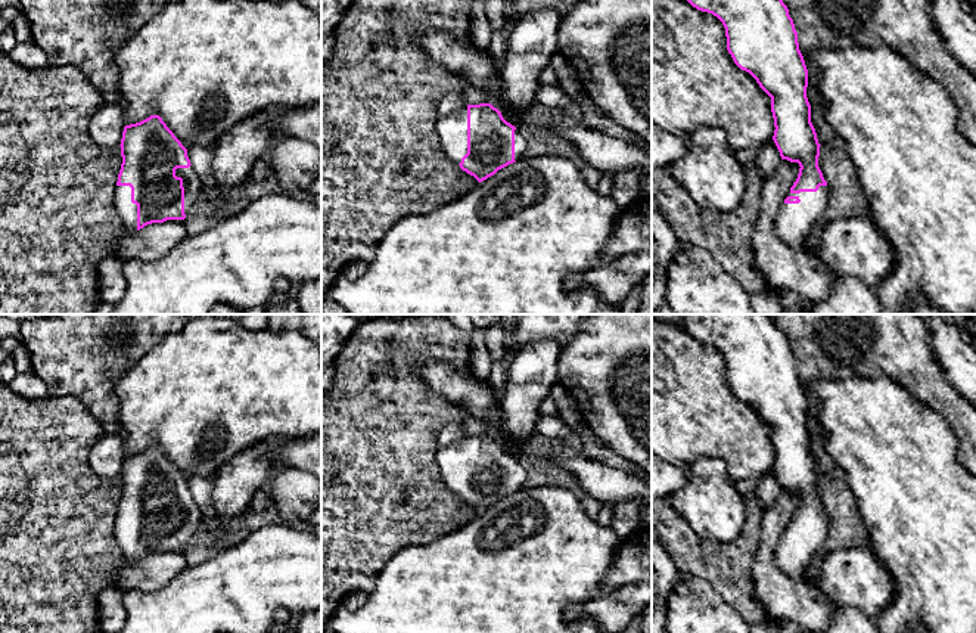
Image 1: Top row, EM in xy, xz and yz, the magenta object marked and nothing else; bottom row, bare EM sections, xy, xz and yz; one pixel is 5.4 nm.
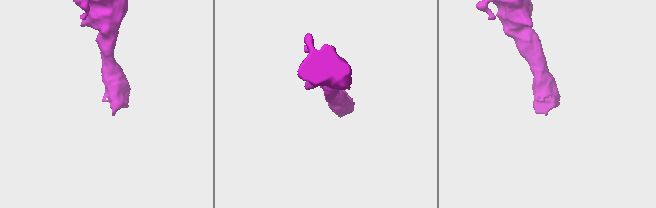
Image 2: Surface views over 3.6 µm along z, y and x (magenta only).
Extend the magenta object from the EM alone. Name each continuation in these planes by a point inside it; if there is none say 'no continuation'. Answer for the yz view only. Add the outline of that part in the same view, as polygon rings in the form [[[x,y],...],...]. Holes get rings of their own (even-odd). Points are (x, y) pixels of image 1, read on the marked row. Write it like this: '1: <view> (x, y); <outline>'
1: yz (793, 223); [[[820,186],[817,192],[787,193],[798,196],[799,204],[781,204],[774,223],[777,236],[792,249],[814,254],[806,245],[812,226],[823,217],[829,204],[829,187]]]

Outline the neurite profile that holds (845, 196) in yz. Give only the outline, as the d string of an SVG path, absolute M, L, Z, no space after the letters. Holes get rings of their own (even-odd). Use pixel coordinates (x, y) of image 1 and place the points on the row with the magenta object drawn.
M840 137L820 146L818 167L829 187L829 204L823 217L812 226L806 245L817 252L824 227L840 217L870 217L870 204L861 190L860 179Z

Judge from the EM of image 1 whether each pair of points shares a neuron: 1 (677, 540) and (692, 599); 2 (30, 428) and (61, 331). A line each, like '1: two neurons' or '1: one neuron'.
1: two neurons
2: two neurons

